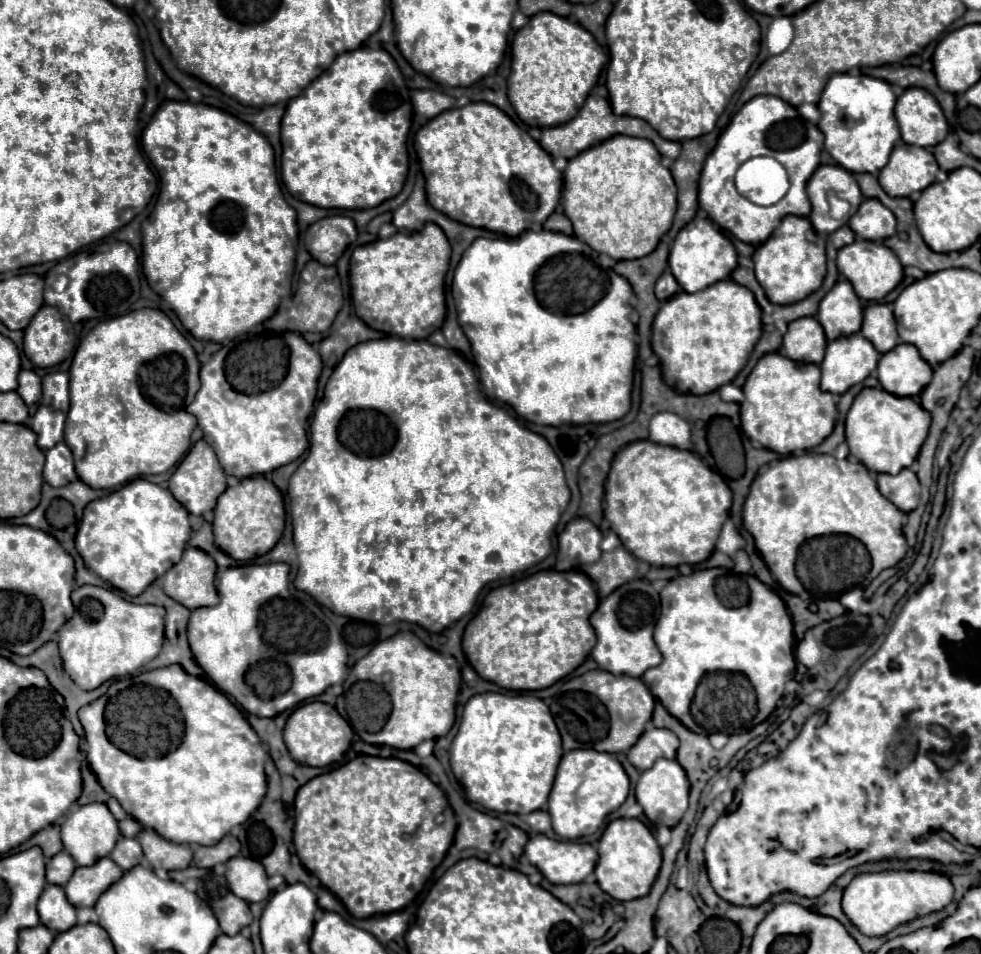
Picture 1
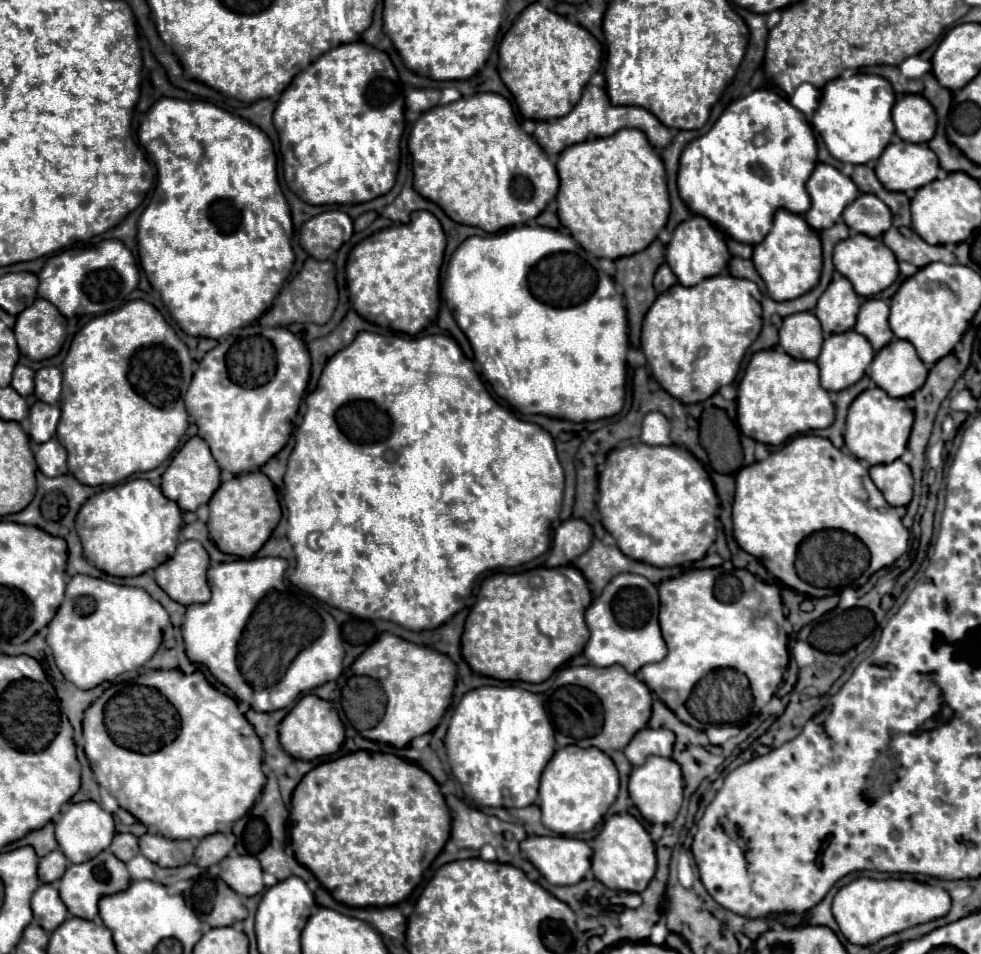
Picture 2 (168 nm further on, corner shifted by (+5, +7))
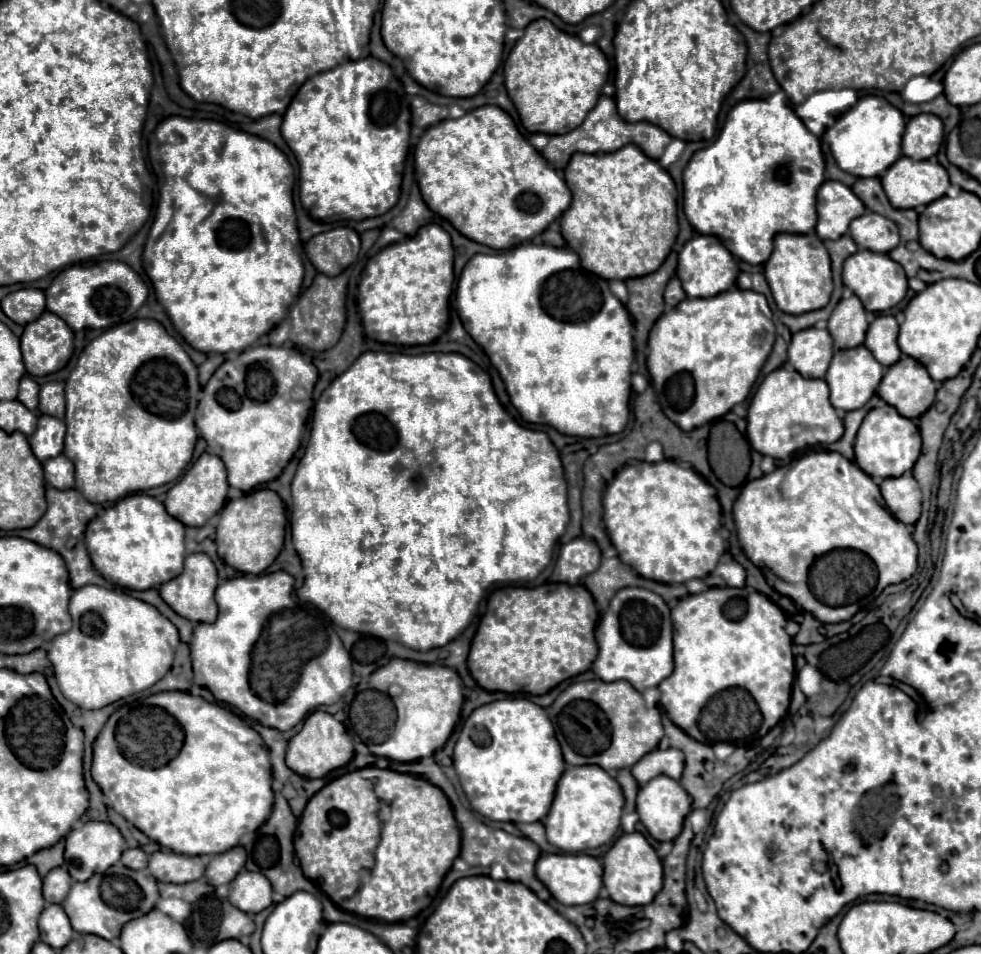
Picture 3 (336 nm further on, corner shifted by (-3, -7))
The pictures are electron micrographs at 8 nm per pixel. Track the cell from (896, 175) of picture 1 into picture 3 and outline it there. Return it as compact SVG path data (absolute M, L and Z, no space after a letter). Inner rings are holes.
M901 157L883 173L881 185L895 209L915 209L917 205L927 205L943 197L949 187L949 175L937 161L915 161L909 157Z

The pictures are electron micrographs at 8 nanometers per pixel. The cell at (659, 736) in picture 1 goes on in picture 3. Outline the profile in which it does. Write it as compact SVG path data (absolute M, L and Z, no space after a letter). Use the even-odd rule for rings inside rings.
M655 749L631 767L633 777L639 785L649 783L657 775L669 775L671 779L681 779L683 773L683 753L679 749Z

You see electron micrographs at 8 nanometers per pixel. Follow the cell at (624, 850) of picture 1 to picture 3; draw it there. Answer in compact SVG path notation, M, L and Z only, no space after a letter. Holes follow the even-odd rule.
M637 831L625 833L613 843L611 851L607 851L603 857L603 869L603 885L607 887L609 897L619 905L649 905L663 887L661 859L647 839Z

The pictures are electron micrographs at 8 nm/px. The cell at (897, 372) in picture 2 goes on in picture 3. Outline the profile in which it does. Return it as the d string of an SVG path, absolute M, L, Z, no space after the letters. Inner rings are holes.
M903 355L881 379L877 395L893 405L903 417L921 417L935 401L937 385L921 363Z

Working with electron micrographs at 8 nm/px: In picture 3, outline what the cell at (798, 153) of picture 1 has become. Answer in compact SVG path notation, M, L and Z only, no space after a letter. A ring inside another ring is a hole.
M769 97L769 99L747 99L747 101L739 101L731 111L729 111L729 115L727 115L727 119L725 119L725 125L723 125L723 129L721 129L721 133L719 133L719 137L713 141L713 145L711 147L705 147L705 149L699 149L699 151L695 151L693 153L693 157L691 157L691 161L689 161L689 165L685 167L685 173L683 173L683 211L685 211L685 215L687 215L687 221L691 223L691 227L697 231L697 233L703 233L703 235L715 235L715 237L719 237L723 243L725 243L725 247L731 251L731 255L733 257L737 257L737 259L741 259L741 261L745 261L745 263L751 263L751 265L763 265L767 259L769 259L769 255L771 255L771 247L773 247L773 237L777 235L777 233L797 233L797 235L805 235L805 233L809 233L813 227L815 227L815 223L817 223L817 213L815 213L815 195L817 195L817 189L819 189L819 185L825 181L825 161L823 161L823 153L821 153L821 145L819 145L819 139L805 127L805 123L801 123L801 119L797 117L797 113L795 113L795 109L785 101L785 99L779 99L779 97ZM781 163L787 163L787 167L789 167L789 173L791 173L791 179L789 179L789 173L787 173L787 167L779 167ZM777 167L779 167L779 171L777 171ZM775 173L777 173L777 177L781 179L777 179L775 177ZM789 179L789 181L787 181ZM783 181L787 181L787 183L783 183ZM725 215L729 215L729 219L725 219Z

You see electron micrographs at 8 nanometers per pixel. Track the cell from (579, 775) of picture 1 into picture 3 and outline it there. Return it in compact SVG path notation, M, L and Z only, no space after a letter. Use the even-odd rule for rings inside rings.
M567 767L557 783L553 805L543 819L547 841L567 853L601 847L609 843L619 829L623 803L619 783L607 771L601 771L601 767Z

